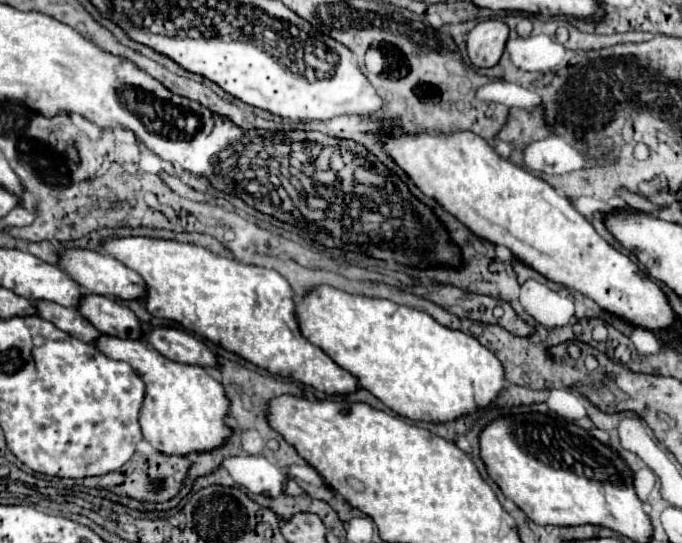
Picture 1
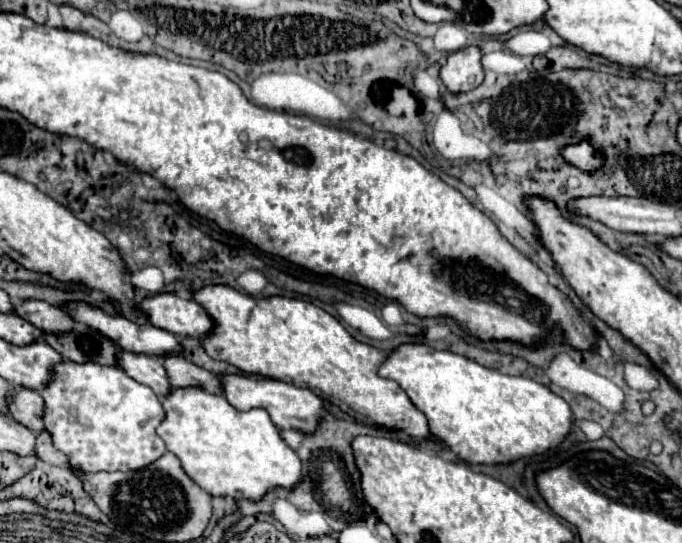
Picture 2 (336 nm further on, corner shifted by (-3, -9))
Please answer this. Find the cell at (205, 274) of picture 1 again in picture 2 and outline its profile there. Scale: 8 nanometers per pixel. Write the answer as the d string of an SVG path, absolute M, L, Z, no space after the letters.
M228 285L196 289L192 301L202 305L214 323L212 331L202 337L202 347L212 359L228 361L244 373L312 389L312 393L338 405L356 421L400 429L420 439L430 437L426 417L412 405L400 385L376 375L386 353L356 341L336 317L314 303L282 295L256 299Z

